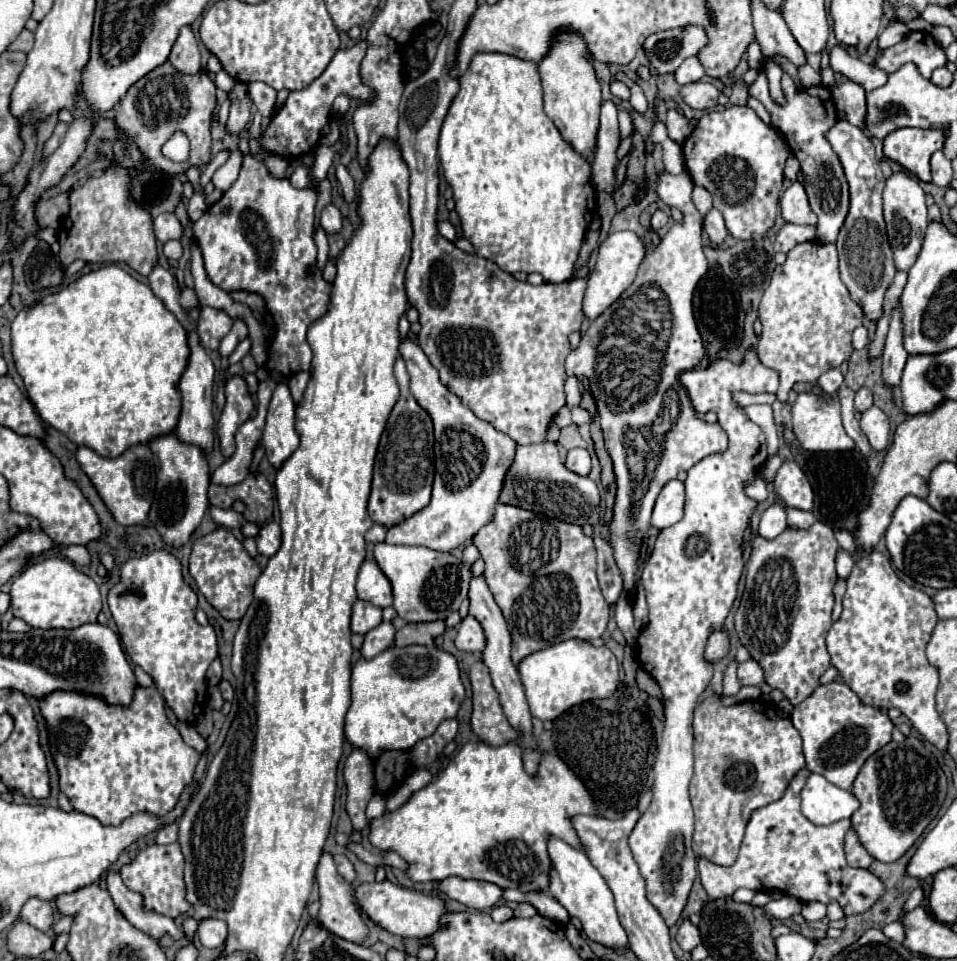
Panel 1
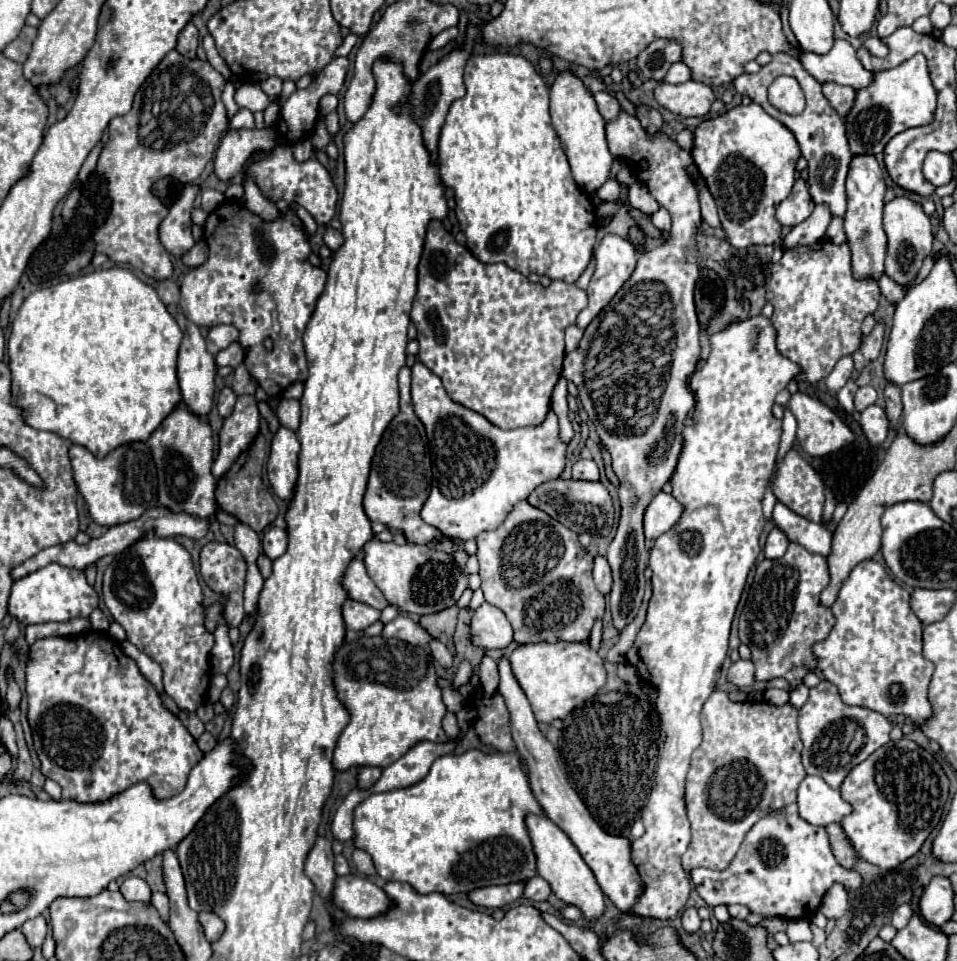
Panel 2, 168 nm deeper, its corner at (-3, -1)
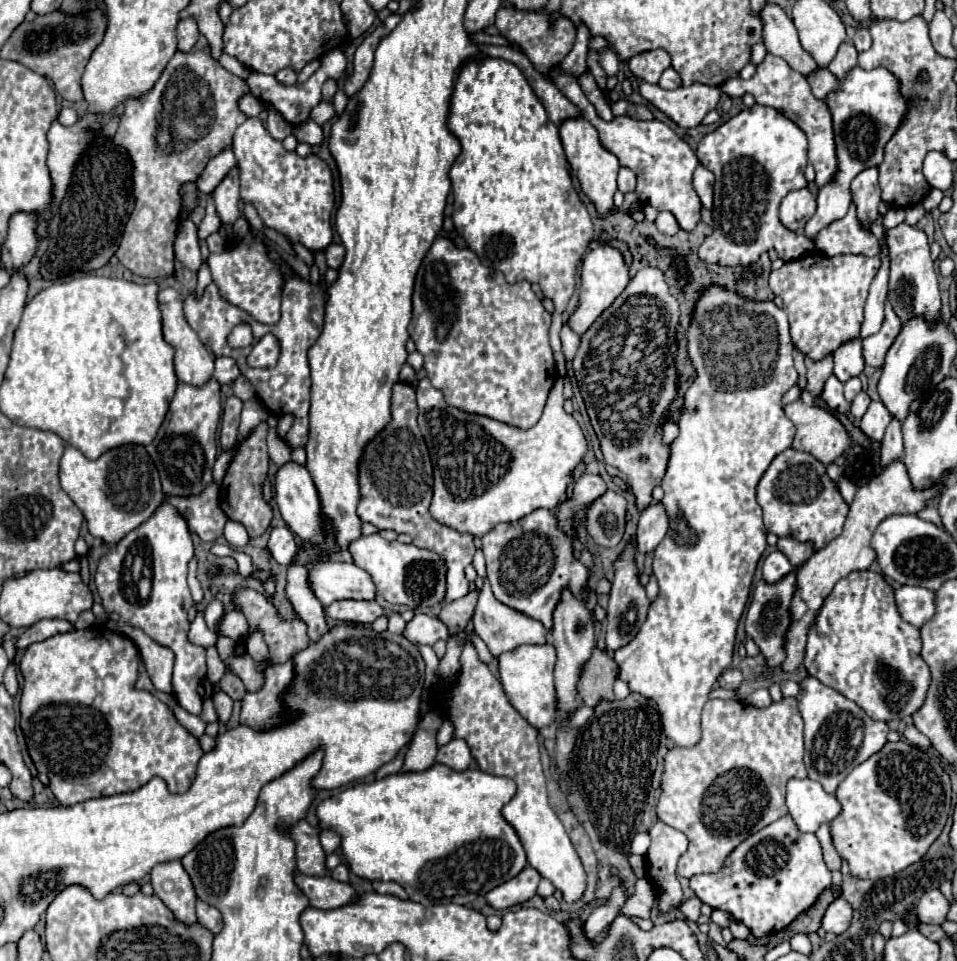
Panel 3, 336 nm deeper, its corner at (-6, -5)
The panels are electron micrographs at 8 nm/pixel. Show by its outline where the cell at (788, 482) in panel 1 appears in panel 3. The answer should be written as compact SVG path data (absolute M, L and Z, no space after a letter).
M787 448L777 454L757 484L757 504L763 510L765 528L779 538L811 542L813 550L825 548L843 530L849 506L841 498L835 482L827 476L825 466L811 454Z

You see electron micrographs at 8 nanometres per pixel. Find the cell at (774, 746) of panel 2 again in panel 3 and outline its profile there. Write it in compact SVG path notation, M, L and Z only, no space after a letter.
M783 698L767 708L755 708L735 700L709 700L703 708L701 740L697 746L673 746L663 762L657 818L675 830L681 830L689 840L685 854L679 858L677 874L691 878L703 872L717 872L731 850L745 838L787 814L785 784L791 778L807 778L803 764L803 720L797 710L797 700Z

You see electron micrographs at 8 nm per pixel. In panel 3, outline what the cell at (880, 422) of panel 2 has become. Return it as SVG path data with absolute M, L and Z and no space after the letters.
M871 402L865 416L861 418L861 424L859 428L875 442L881 442L883 440L883 434L885 434L885 428L889 426L891 422L891 414L889 410L883 406L883 402Z

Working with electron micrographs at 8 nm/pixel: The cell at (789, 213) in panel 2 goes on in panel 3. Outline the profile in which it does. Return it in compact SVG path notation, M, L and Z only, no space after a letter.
M793 190L781 202L781 222L793 232L801 232L807 220L815 214L815 196L807 190Z

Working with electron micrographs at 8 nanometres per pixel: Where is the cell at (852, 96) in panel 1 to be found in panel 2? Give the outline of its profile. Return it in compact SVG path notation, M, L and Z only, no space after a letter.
M834 82L822 84L822 92L824 96L830 100L832 108L844 118L846 114L850 114L850 106L854 106L854 98L856 98L856 90L850 86L840 86Z

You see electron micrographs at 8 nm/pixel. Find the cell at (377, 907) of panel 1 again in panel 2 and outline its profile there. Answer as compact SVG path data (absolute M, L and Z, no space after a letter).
M340 876L334 884L334 904L348 912L352 918L378 918L378 914L386 914L390 906L394 906L394 900L376 884L372 884L366 876Z

